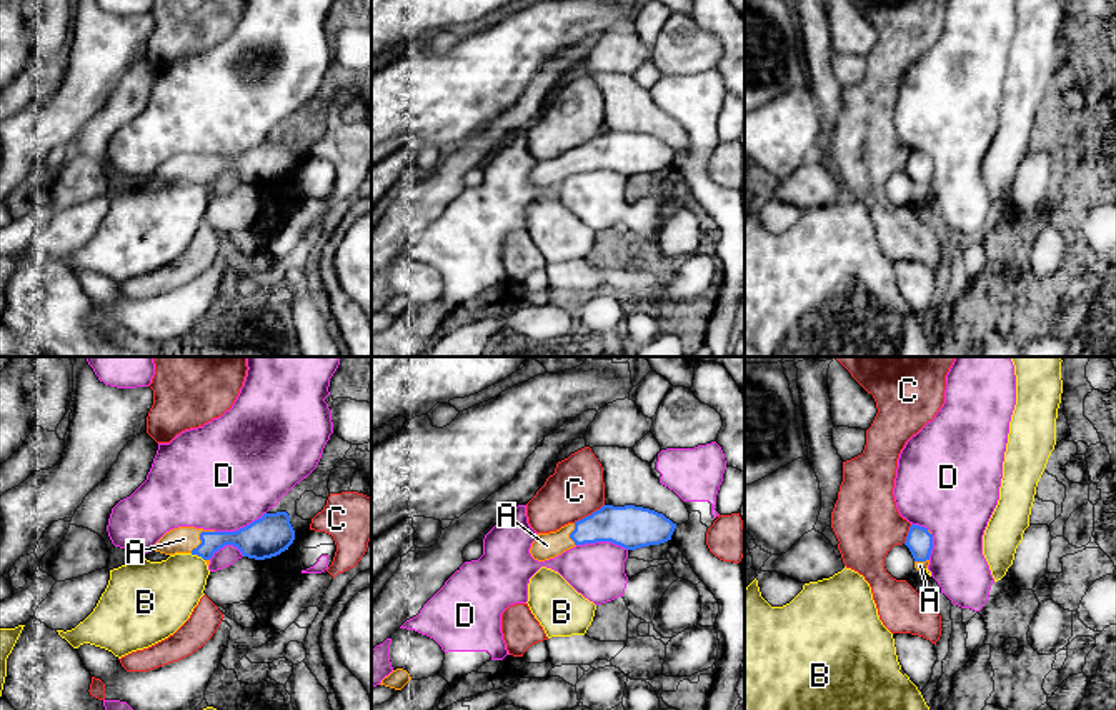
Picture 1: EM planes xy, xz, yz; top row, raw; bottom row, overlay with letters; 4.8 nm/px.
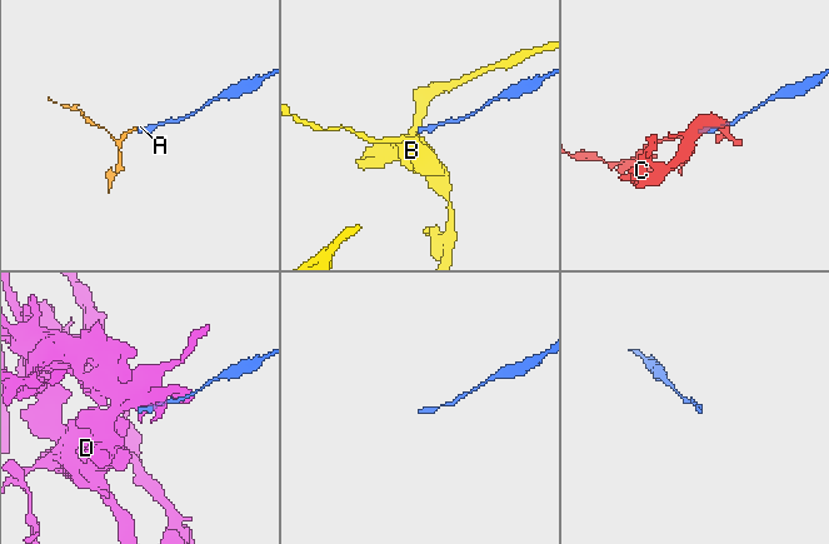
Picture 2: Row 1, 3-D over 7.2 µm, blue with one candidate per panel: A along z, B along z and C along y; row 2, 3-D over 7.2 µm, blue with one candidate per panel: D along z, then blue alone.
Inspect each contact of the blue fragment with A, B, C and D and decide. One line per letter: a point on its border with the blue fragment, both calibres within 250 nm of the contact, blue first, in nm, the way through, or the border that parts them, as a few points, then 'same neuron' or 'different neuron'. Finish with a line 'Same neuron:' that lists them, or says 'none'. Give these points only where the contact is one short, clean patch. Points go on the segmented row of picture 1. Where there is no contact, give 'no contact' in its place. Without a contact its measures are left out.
A: contact xy (200, 537); calibres 160 and 130 nm; way xy (252, 540), (200, 537), (184, 539); same neuron
B: contact xy (202, 557); calibres 150 and 300 nm; border xy (199, 555), (204, 560); different neuron
C: contact xz (588, 515); calibres 220 and 280 nm; different neuron
D: contact xy (240, 529); calibres 200 and 480 nm; different neuron
Same neuron: A

